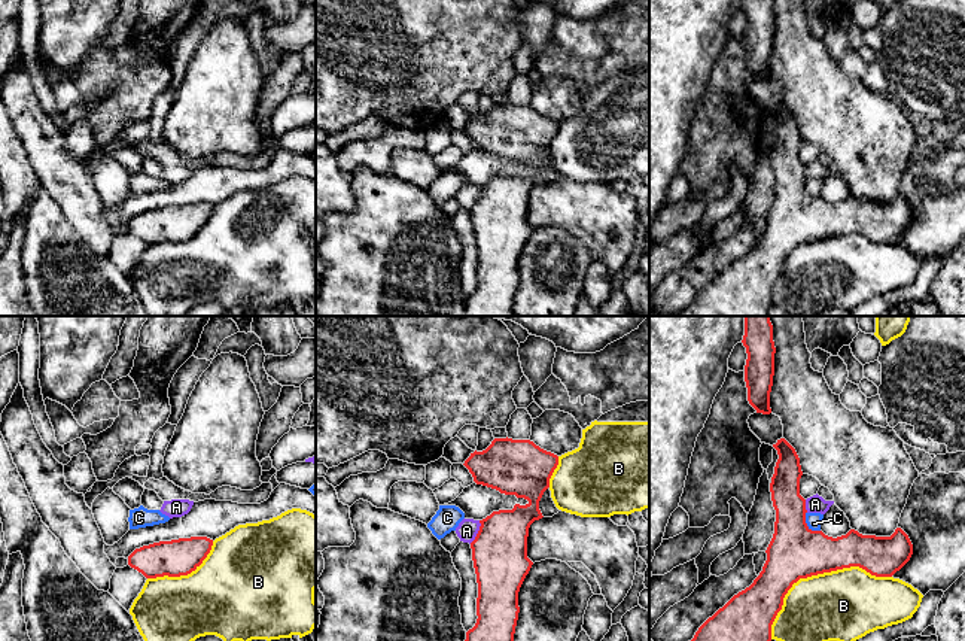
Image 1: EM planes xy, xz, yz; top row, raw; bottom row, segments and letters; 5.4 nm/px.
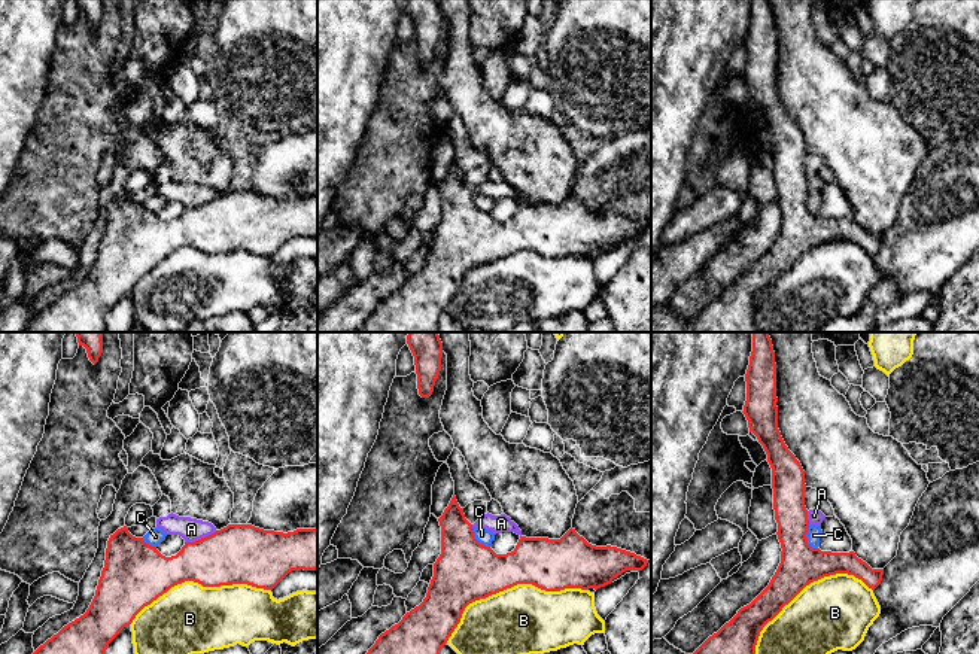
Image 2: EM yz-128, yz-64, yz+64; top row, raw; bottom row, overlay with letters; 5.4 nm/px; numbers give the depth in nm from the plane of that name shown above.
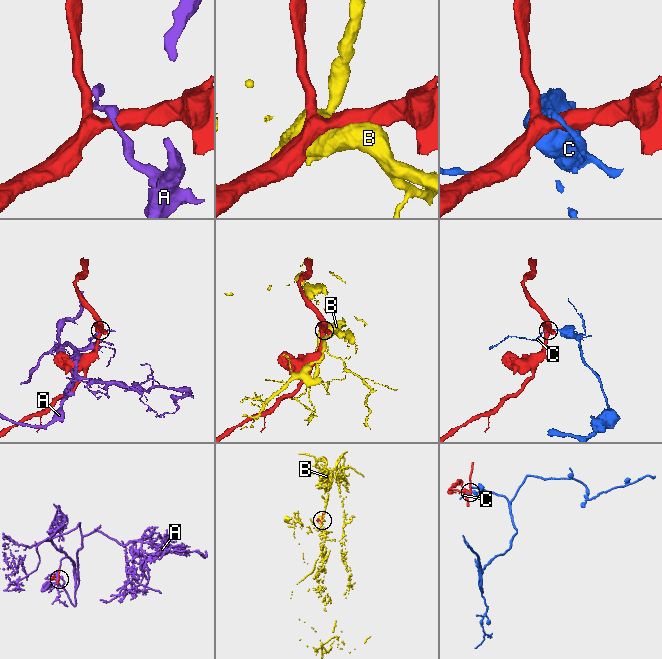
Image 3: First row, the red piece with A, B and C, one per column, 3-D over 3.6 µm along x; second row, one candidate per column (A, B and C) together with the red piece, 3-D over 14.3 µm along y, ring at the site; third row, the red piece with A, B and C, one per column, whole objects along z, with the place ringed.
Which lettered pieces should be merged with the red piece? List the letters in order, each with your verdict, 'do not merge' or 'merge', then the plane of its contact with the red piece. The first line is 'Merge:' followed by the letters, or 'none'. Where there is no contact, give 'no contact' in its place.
Merge: none
A: do not merge; meets red in xz
B: do not merge; meets red in yz
C: do not merge; meets red in yz

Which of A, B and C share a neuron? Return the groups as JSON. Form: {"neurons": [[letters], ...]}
{"neurons": [["A"], ["B"], ["C"]]}

